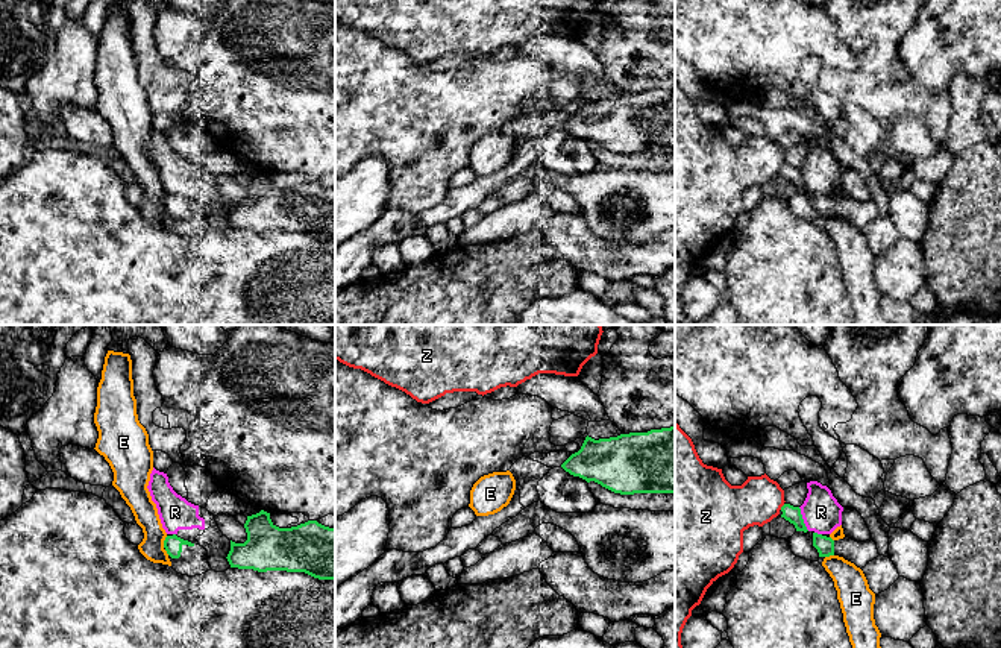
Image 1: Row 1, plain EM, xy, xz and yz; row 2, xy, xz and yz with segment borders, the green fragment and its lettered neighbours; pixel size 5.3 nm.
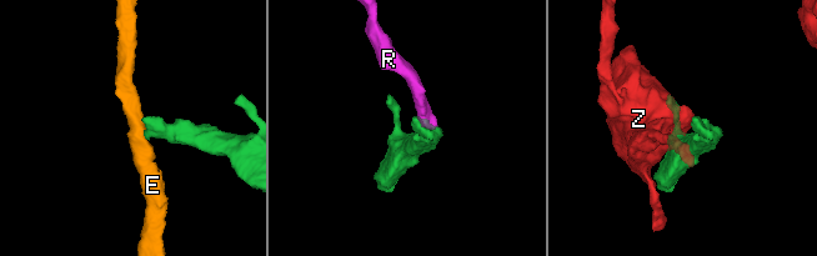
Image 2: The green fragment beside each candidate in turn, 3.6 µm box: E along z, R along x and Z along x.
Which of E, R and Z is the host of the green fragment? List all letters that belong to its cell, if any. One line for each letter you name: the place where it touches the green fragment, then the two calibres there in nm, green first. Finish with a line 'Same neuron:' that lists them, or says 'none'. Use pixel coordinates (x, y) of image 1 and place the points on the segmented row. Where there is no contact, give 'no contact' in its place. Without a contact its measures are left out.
Same neuron: none

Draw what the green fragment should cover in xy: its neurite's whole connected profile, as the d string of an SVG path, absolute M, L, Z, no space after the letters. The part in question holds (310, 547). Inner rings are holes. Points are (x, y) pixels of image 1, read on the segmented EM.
M261 510L247 516L247 540L231 540L228 561L231 568L258 572L305 572L318 580L335 580L335 527L317 521L279 528L270 513Z

